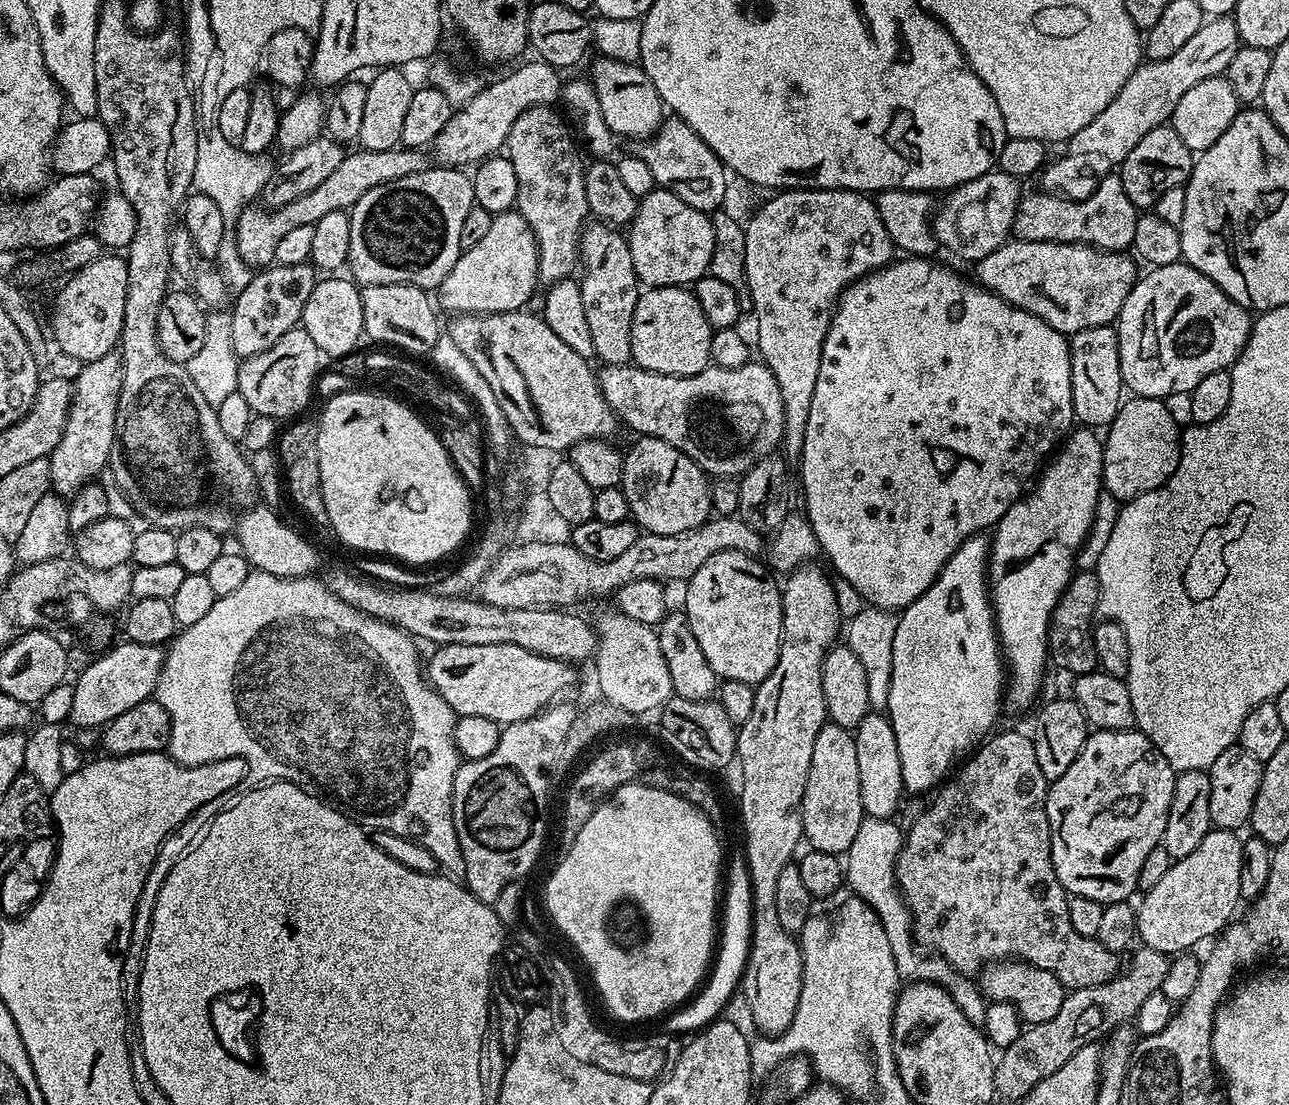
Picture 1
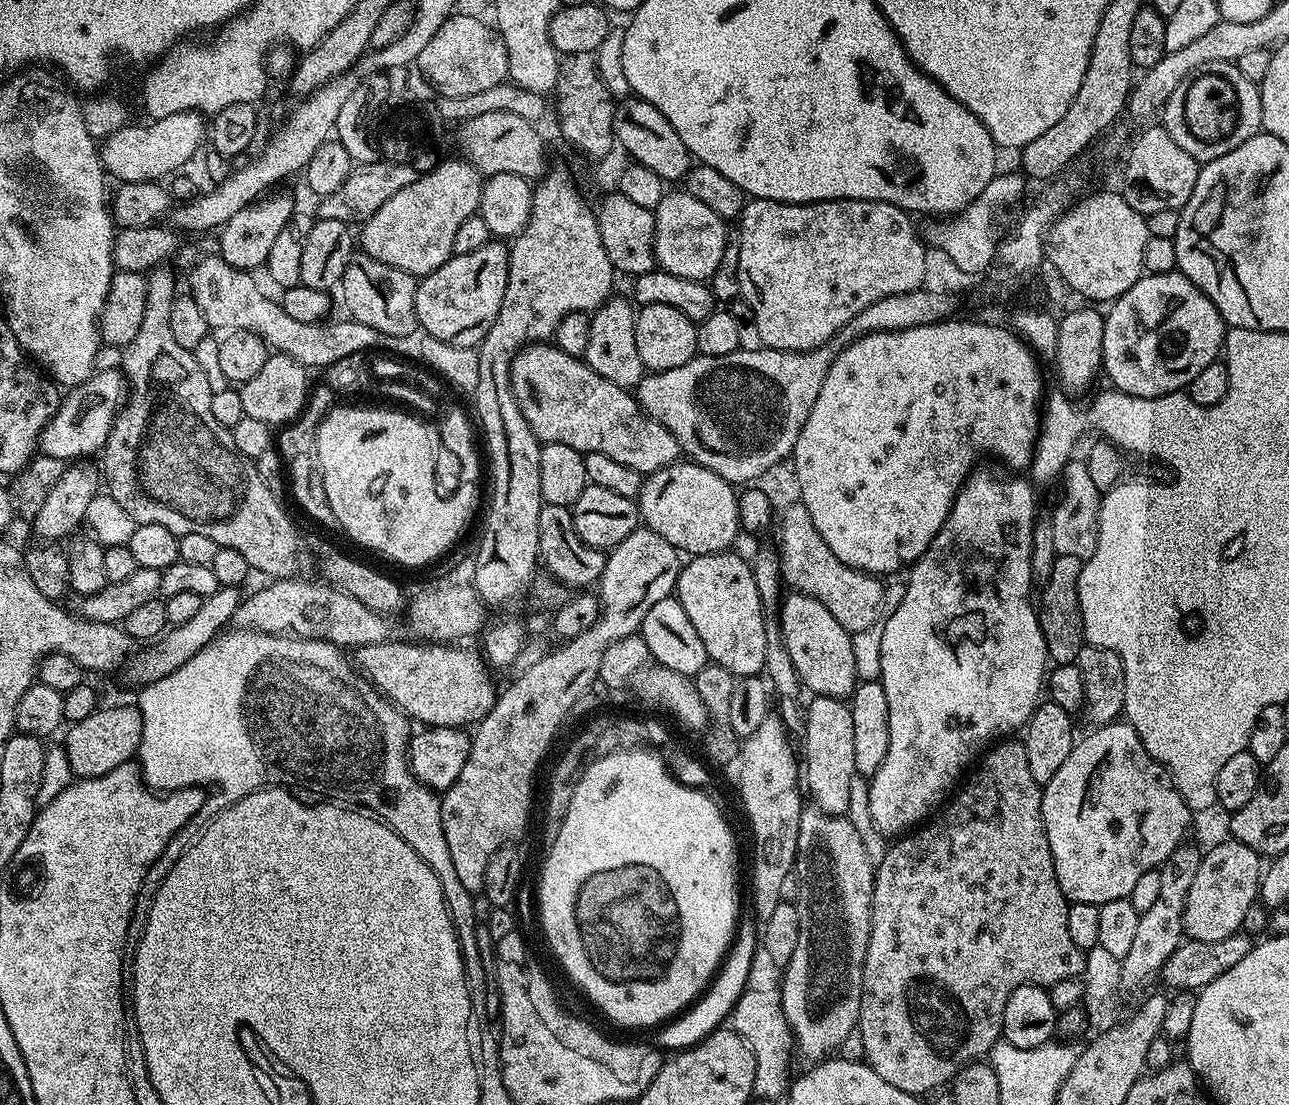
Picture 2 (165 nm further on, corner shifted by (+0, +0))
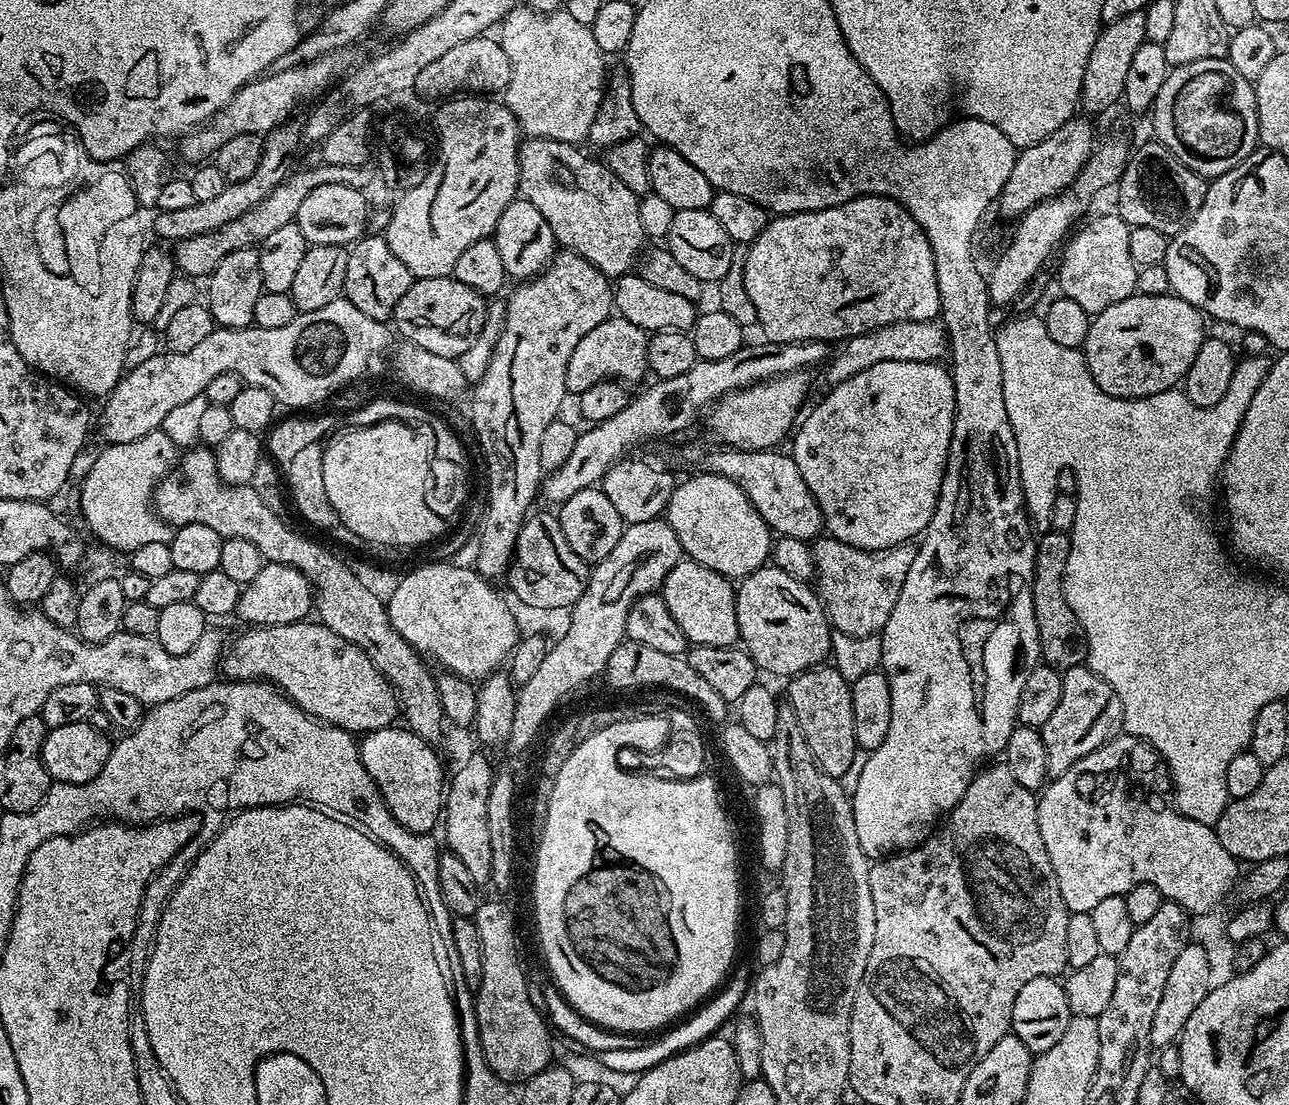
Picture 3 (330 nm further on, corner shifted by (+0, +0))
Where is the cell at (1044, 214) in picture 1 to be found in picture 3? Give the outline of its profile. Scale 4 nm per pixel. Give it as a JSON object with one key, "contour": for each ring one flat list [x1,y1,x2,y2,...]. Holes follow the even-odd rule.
{"contour":[[1115,211,1105,216,1085,219,1067,237,1060,256,1060,289,1082,310,1095,314,1106,310,1114,302,1122,302,1136,292,1138,266,1132,257,1130,234,1132,228],[1081,227,1081,228,1080,228],[1080,228,1080,229,1079,229],[1068,244,1068,245,1067,245]]}

